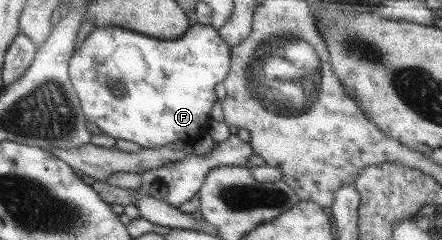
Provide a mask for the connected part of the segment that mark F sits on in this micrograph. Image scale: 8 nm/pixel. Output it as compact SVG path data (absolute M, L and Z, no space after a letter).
M198 23L190 25L186 28L182 36L172 40L160 40L144 34L138 34L138 32L131 31L130 29L108 25L94 27L84 38L82 45L73 51L71 57L68 59L68 74L72 88L78 97L82 114L84 114L88 122L92 122L103 134L107 134L115 140L122 139L130 141L141 146L141 148L158 148L172 142L192 142L200 139L200 137L207 133L210 108L212 108L214 101L217 100L214 95L214 86L218 82L222 82L228 74L230 51L231 47L219 37L217 29L212 28L210 25Z

